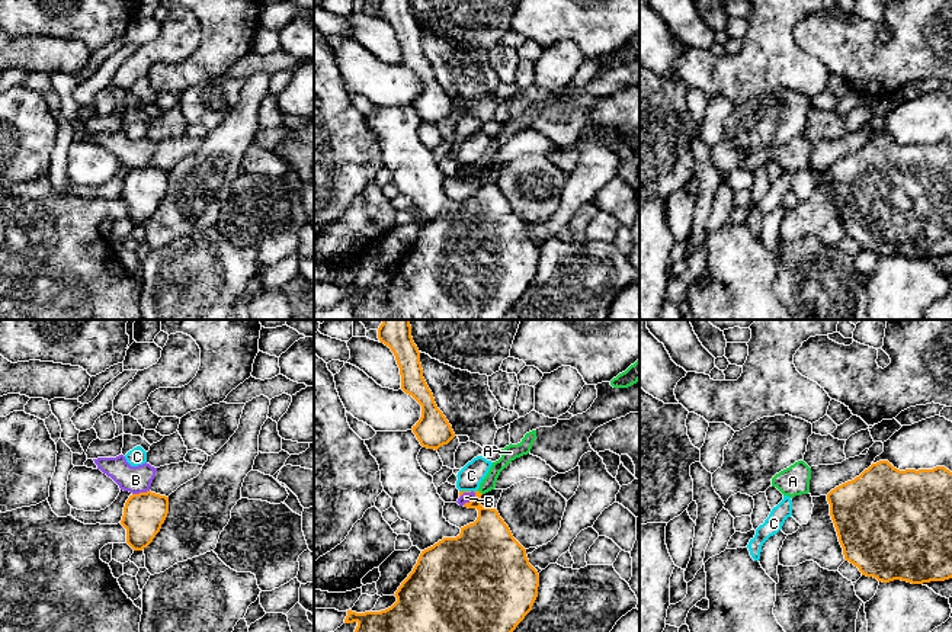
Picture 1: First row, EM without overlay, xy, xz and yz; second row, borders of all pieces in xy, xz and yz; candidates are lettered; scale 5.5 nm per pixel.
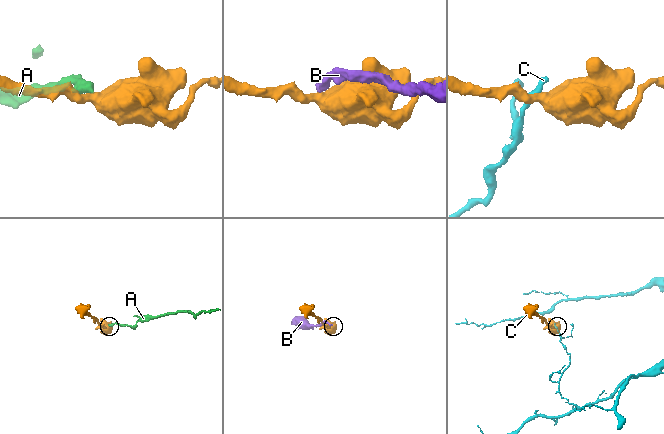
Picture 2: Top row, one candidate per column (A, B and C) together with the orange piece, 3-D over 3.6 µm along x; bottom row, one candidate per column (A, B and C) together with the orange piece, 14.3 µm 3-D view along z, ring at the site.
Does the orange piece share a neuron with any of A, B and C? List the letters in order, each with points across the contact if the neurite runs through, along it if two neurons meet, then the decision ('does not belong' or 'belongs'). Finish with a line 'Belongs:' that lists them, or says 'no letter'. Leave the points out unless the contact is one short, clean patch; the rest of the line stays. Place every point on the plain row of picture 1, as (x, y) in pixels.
A: border xz (478, 164), (481, 169); does not belong
B: border xz (474, 166), (474, 172), (462, 179); does not belong
C: border xz (474, 164), (477, 166); does not belong
Belongs: no letter

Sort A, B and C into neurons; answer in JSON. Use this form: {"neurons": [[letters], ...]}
{"neurons": [["A", "B"], ["C"]]}

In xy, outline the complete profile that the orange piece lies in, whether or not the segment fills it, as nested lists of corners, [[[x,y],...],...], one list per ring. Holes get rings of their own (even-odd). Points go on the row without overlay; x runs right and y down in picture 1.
[[[151,166],[132,169],[125,177],[121,199],[134,225],[147,222],[160,206],[169,187],[169,171]]]

